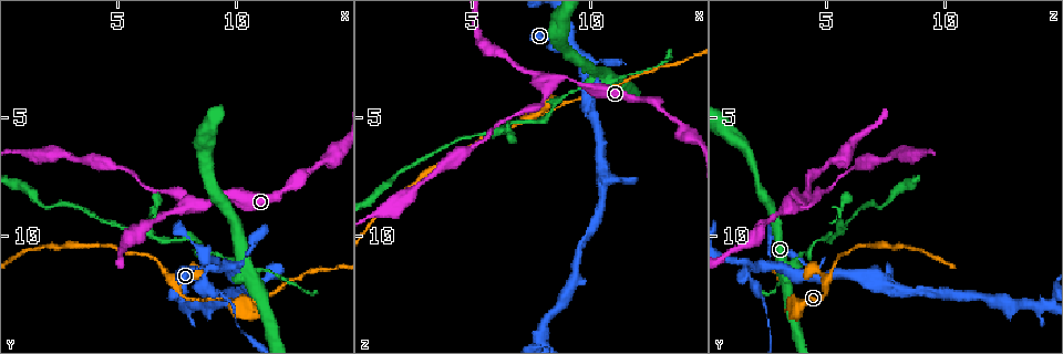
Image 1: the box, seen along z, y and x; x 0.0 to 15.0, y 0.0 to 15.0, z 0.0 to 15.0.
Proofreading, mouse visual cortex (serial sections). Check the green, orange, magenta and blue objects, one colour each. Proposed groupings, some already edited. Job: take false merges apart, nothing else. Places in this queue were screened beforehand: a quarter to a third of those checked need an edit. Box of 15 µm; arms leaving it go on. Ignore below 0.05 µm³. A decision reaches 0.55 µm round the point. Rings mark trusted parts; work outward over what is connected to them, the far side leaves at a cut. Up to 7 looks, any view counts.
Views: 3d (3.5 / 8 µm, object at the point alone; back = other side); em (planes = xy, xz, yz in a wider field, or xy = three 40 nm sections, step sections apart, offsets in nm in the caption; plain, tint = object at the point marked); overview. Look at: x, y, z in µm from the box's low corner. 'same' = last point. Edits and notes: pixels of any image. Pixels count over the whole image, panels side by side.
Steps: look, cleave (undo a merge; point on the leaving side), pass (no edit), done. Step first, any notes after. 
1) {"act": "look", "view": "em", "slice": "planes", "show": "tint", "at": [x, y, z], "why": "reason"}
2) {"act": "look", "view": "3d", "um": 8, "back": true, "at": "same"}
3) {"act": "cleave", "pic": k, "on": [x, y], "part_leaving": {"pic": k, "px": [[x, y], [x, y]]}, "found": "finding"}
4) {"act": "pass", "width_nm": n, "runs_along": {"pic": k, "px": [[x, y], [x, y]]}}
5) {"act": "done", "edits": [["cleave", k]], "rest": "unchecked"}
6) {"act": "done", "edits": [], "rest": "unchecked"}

{"act": "look", "view": "3d", "um": 3.5, "back": true, "at": [10.9, 11.5, 3.5], "why": "sudden change in width"}

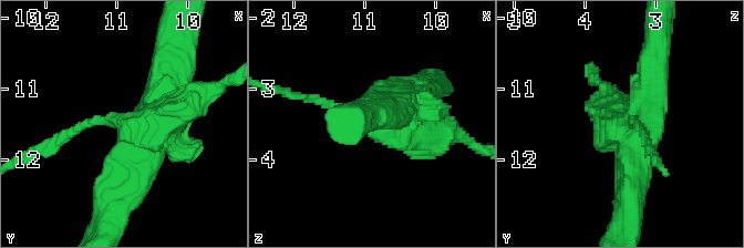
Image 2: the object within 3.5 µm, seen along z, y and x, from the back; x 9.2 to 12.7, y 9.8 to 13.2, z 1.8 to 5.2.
{"act": "cleave", "pic": 2, "on": [199, 93], "arm_widths_nm": [150, 400], "part_leaving": {"pic": 2, "px": [[169, 113], [231, 79]]}, "found": "two cells meet here"}

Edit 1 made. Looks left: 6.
{"act": "look", "view": "3d", "um": 3.5, "at": [9.0, 11.3, 1.8], "why": "narrows sharply"}

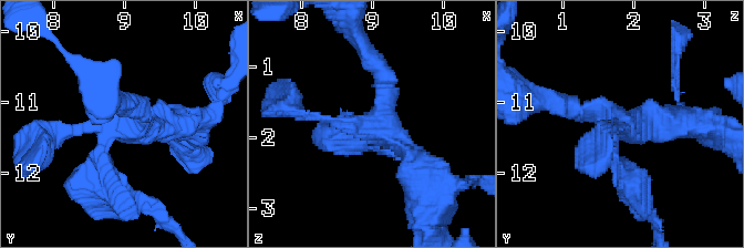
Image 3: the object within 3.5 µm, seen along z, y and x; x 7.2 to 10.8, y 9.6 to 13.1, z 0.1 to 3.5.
{"act": "look", "view": "em", "slice": "xy", "step": 2, "show": "tint", "at": [9.10, 11.30, 1.80], "arms": 4, "arm_widths_nm": [150, 200, 200, 350], "why": "need the tissue"}

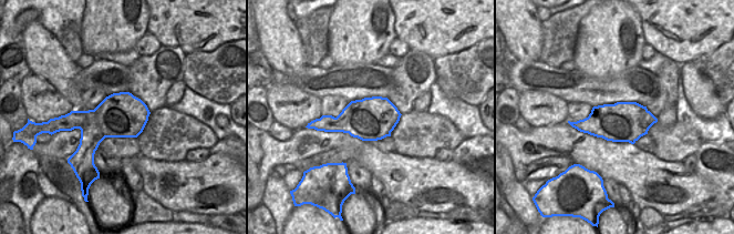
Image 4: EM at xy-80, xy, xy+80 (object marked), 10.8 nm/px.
{"act": "cleave", "pic": 3, "on": [323, 135], "part_leaving": {"pic": 3, "px": [[103, 144], [100, 182], [154, 213]]}, "found": "two cells meet here"}

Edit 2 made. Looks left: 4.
{"act": "look", "view": "overview", "why": "see it whole again"}

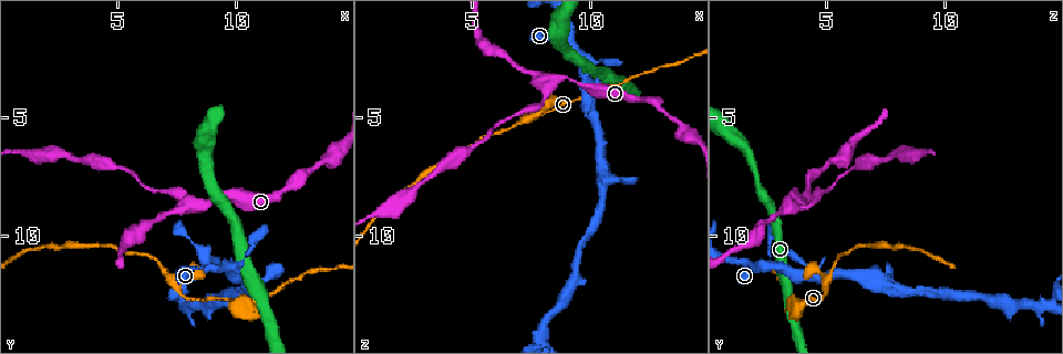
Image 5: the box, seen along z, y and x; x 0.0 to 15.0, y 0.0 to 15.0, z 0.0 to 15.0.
{"act": "look", "view": "3d", "um": 3.5, "at": [8.4, 8.7, 3.4], "why": "a narrow waist"}

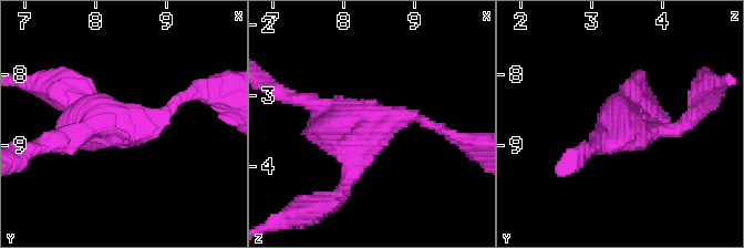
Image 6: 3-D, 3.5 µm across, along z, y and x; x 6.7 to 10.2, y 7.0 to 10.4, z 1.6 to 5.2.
{"act": "look", "view": "em", "slice": "xy", "step": 3, "show": "tint", "at": [8.45, 8.80, 3.45], "why": "now the EM"}

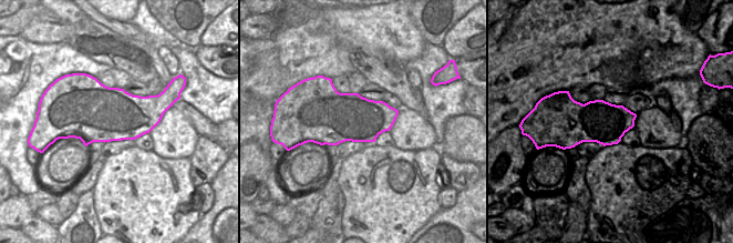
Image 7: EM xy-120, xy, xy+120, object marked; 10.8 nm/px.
{"act": "pass", "runs_along": {"pic": 6, "px": [[186, 94], [150, 124], [94, 124]]}, "found": "all the same cell"}

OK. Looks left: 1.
{"act": "done", "edits": [["cleave", 2], ["cleave", 3]], "rest": "unchecked"}

